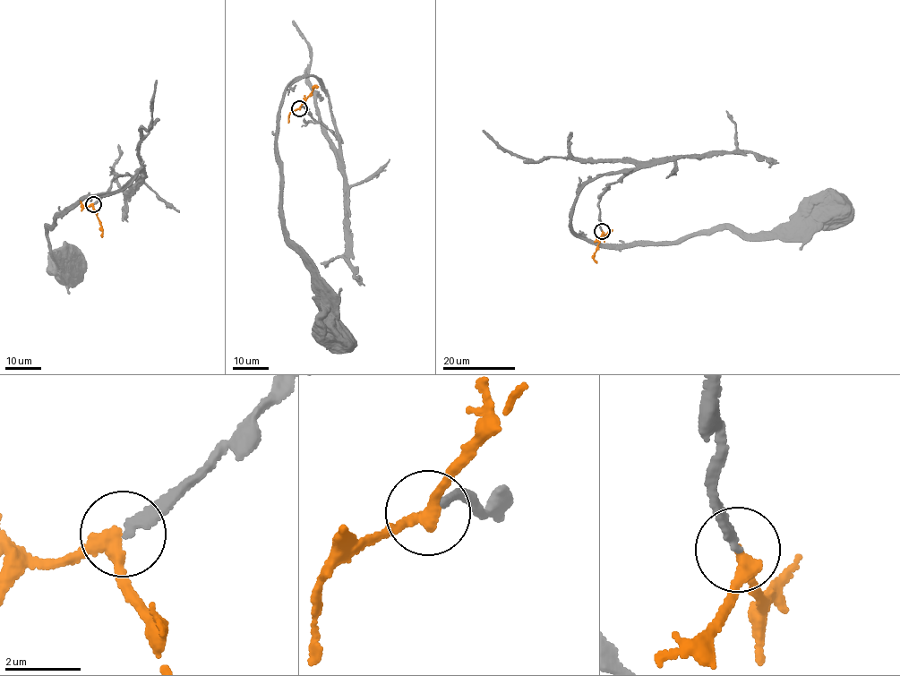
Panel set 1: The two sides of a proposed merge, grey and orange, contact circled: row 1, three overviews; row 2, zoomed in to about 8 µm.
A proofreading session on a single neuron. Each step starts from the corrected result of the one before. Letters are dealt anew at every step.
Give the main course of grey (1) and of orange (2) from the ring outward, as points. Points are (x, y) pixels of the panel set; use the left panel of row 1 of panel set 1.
1: (93, 203), (113, 180), (139, 177), (145, 167), (119, 189), (68, 206), (47, 228), (49, 248), (64, 260)
2: (93, 203), (101, 226), (101, 237)

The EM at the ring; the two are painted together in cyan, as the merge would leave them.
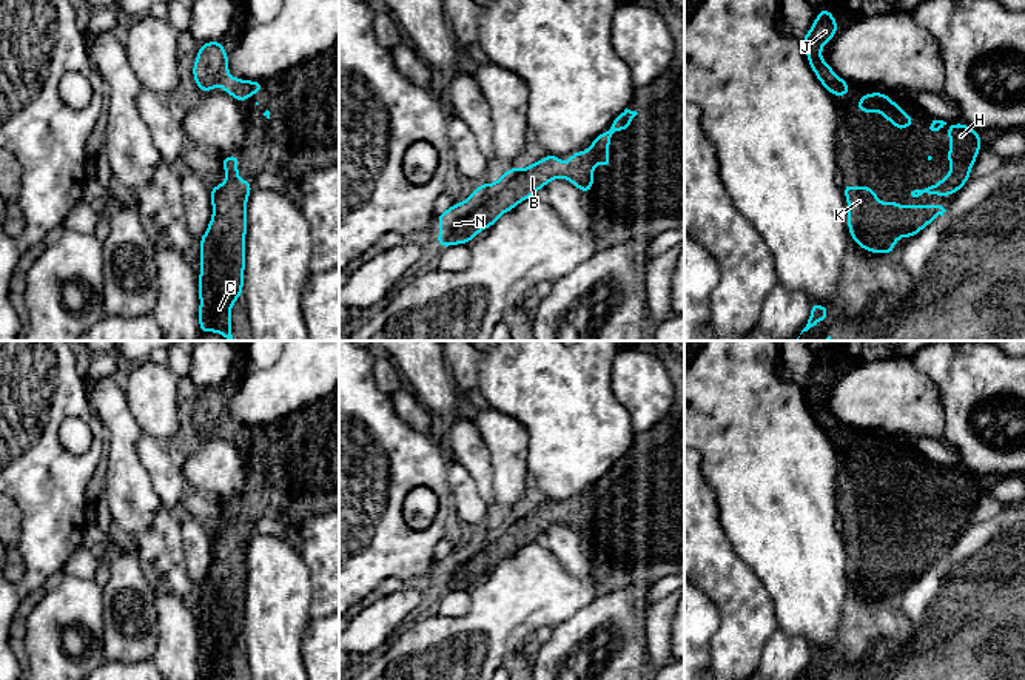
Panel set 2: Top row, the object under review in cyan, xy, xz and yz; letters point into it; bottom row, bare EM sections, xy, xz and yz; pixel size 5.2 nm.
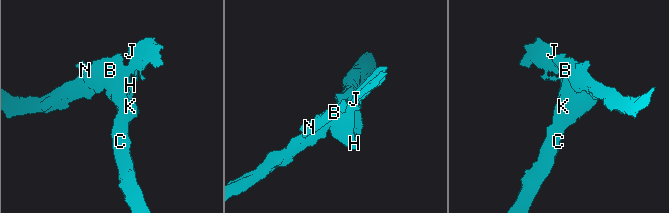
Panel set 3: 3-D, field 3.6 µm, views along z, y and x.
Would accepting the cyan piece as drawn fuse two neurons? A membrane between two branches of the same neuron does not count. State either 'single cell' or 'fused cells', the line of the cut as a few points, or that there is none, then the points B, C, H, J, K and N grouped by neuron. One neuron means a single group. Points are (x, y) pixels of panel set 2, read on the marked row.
single cell; cut none; groups B C H J K N

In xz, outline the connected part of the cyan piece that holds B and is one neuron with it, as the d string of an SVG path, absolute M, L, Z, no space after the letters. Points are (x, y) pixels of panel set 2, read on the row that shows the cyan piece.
M627 108L621 111L610 123L610 130L600 133L586 153L569 154L567 170L561 168L563 159L560 156L547 154L523 171L509 165L509 170L496 182L479 183L467 200L453 204L444 213L436 214L436 220L442 227L436 236L436 247L469 245L479 231L490 228L504 213L535 196L553 179L564 177L580 191L590 194L593 162L598 160L606 170L612 168L612 160L607 157L612 134L629 130L637 114Z

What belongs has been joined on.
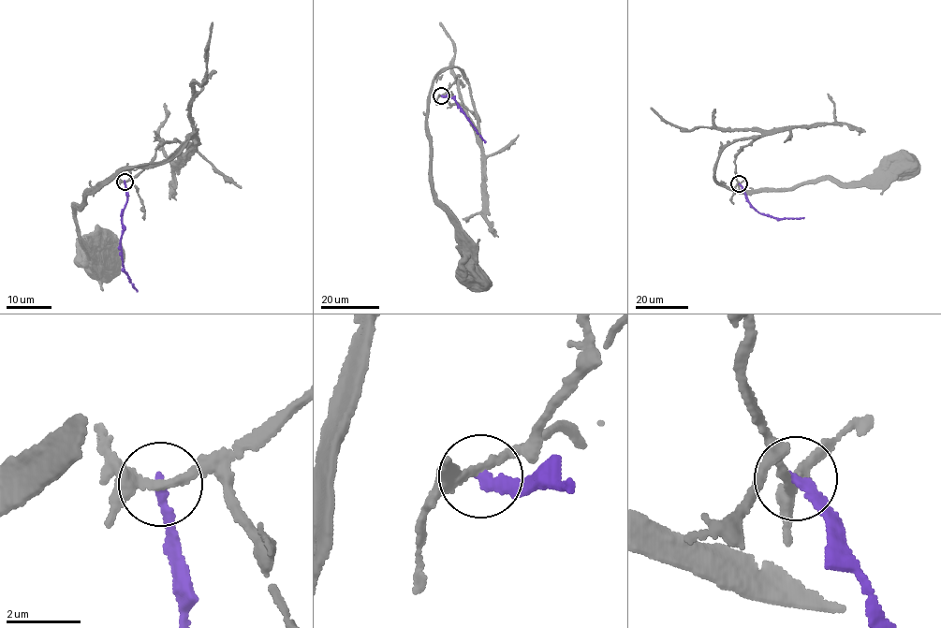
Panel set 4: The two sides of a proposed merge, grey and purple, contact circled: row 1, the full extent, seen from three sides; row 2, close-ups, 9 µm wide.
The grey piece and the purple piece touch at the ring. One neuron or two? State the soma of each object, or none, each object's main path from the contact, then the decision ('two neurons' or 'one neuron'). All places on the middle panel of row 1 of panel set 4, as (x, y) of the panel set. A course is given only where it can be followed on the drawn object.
cell body of grey at (472, 271); no cell body on purple; grey runs (441, 95), (448, 92), (477, 112), (461, 70), (446, 68), (434, 77), (427, 120), (433, 183), (470, 270); purple runs (441, 95), (451, 96), (485, 143); two neurons

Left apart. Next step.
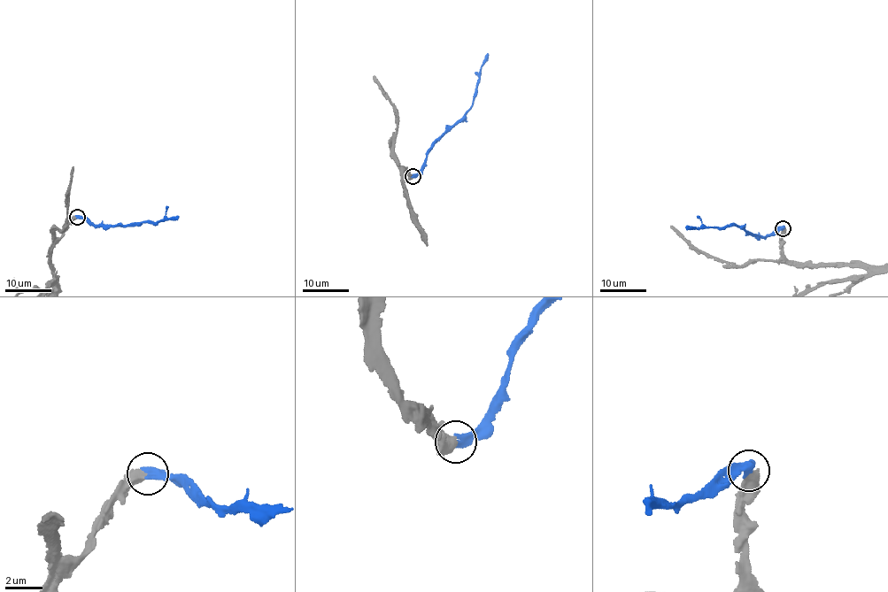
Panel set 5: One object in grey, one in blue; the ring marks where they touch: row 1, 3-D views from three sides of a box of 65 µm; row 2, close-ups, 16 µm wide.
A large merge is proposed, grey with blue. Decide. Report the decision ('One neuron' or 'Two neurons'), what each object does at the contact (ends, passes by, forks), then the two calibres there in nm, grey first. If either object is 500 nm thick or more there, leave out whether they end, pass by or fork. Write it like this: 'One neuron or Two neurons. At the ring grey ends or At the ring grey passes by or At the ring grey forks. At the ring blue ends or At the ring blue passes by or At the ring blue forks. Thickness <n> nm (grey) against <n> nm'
One neuron. Thickness 550 nm (grey) against 480 nm

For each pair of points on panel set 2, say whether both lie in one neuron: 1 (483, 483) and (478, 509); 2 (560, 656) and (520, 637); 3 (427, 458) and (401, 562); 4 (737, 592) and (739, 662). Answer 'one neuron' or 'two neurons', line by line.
1: two neurons
2: two neurons
3: one neuron
4: one neuron

